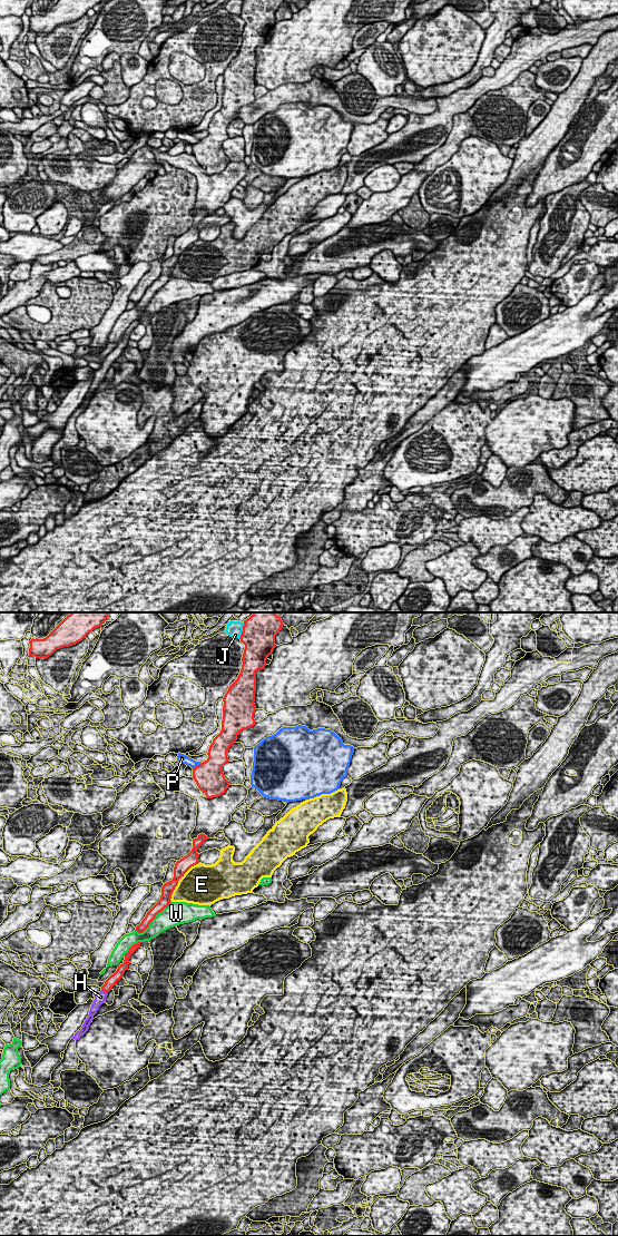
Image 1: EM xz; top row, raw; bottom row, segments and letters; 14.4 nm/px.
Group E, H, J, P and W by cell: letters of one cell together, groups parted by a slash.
E / H / J / P / W

